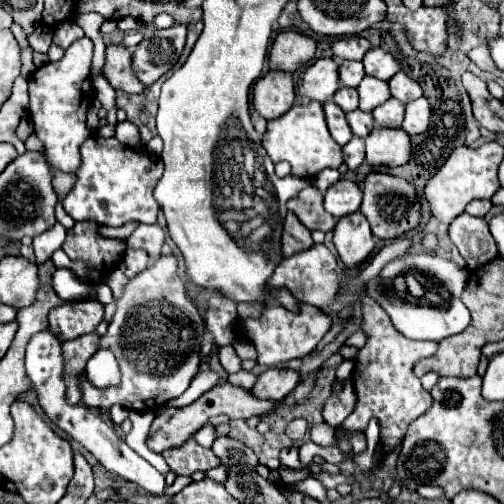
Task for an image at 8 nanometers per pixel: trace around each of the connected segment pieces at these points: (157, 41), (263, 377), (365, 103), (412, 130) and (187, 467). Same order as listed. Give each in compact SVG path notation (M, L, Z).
M173 25L153 31L151 37L145 37L137 45L133 53L133 71L145 87L153 85L177 63L185 45L185 33L185 25Z
M267 369L257 377L257 383L251 389L251 395L255 399L269 399L277 401L287 397L293 389L295 383L299 383L301 375L293 369Z
M369 75L363 77L357 91L359 91L359 109L361 111L373 111L377 105L385 103L391 97L387 81L381 81L381 79L375 79Z
M419 97L411 103L405 105L405 119L403 119L403 129L409 133L409 135L417 135L417 133L423 133L429 125L429 115L431 115L431 109L429 109L429 103L425 97Z
M193 439L183 443L183 447L163 451L163 457L175 475L193 475L197 471L219 467L215 453L211 449L199 447Z

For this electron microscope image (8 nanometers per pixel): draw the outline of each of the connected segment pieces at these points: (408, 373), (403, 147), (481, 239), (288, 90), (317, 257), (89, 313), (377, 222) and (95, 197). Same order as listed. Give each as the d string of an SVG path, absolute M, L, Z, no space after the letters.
M367 299L367 307L363 307L361 313L363 313L363 331L369 335L369 341L363 349L359 349L355 357L353 385L357 393L357 407L339 427L351 431L365 431L367 421L371 417L377 417L381 427L383 451L391 451L405 437L409 423L419 415L423 415L433 405L433 397L421 387L421 381L415 377L413 367L419 359L434 355L439 343L410 341L403 337L395 327L387 325L385 309L373 299Z
M375 127L367 137L367 157L371 167L399 167L409 161L411 141L403 129Z
M469 213L457 215L449 225L449 237L465 257L469 269L477 269L497 257L497 247L489 233L489 225L481 217L473 217Z
M269 71L253 87L253 107L265 119L277 119L287 113L295 99L293 77L285 71Z
M315 243L313 247L283 259L283 263L279 265L279 271L275 271L275 275L271 277L271 287L275 289L287 287L299 301L323 309L323 307L329 307L337 297L339 275L335 267L337 267L337 257L323 243Z
M95 301L65 303L49 313L49 331L57 339L69 341L85 333L93 333L103 319L103 305Z
M373 171L365 177L363 183L363 203L361 203L361 213L367 217L371 231L379 239L395 239L397 235L413 229L419 225L419 201L417 201L417 191L411 183L405 179Z
M91 135L83 145L81 145L81 167L75 173L77 183L73 191L65 197L63 207L65 211L75 219L75 221L95 221L99 225L109 225L109 227L119 227L127 221L139 221L139 223L157 223L157 213L159 205L153 197L153 185L159 181L163 175L163 161L145 151L137 151L133 147L127 147L119 143L115 137L103 139L99 135Z

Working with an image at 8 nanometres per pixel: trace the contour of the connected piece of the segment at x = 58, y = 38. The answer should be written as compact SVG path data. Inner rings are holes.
M63 21L55 31L53 31L53 43L67 49L71 43L81 39L85 33L75 21Z

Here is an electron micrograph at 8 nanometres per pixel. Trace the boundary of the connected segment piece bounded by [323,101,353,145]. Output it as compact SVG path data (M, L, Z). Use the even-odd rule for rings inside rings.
M325 101L323 103L323 111L325 111L325 119L327 119L327 127L333 135L333 139L339 143L339 145L345 145L353 133L345 121L345 113L339 105L335 105L333 101Z

